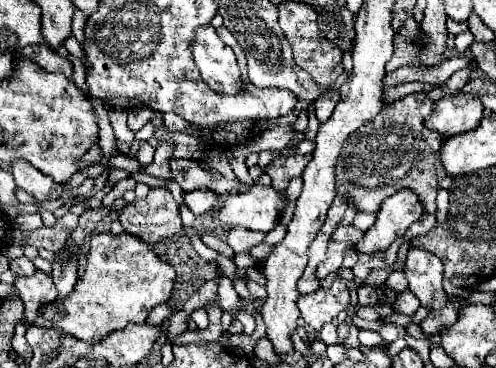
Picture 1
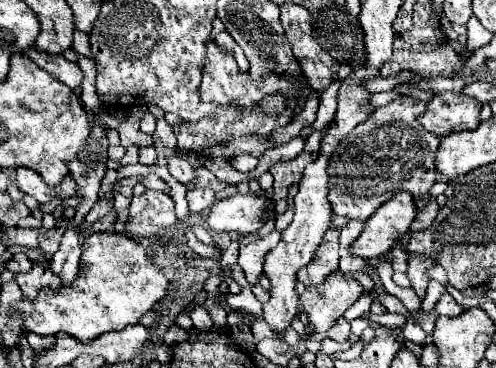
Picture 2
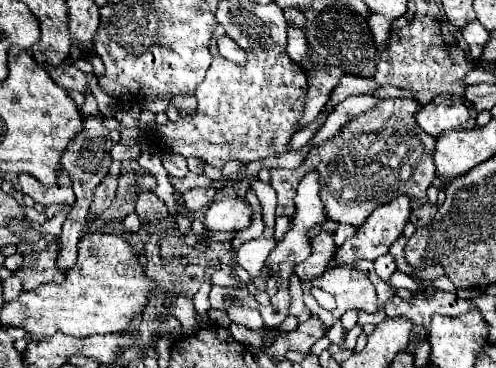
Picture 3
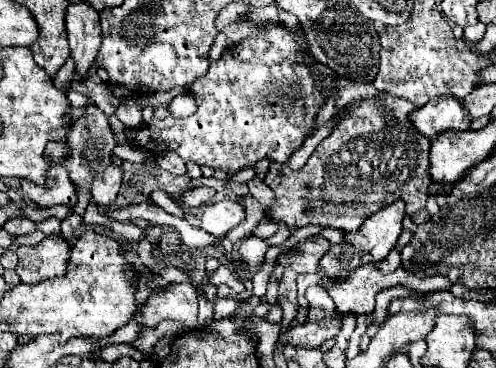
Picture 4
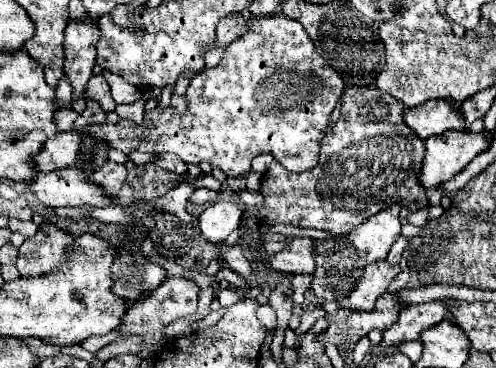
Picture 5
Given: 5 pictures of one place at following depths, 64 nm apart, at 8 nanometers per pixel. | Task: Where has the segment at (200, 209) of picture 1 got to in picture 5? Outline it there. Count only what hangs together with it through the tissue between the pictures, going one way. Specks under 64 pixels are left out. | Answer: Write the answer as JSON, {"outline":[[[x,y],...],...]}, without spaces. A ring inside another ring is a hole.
{"outline":[[[198,188],[190,194],[192,204],[208,204],[208,202],[214,202],[216,198],[218,198],[218,192],[208,190],[208,188]]]}

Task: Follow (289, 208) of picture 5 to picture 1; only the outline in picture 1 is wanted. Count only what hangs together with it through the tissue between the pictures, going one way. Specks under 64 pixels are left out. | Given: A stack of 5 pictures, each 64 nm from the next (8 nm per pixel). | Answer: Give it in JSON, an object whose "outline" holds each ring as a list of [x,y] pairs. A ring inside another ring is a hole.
{"outline":[[[426,92],[408,94],[380,110],[376,120],[360,126],[346,142],[336,162],[336,192],[350,194],[358,212],[378,212],[380,204],[402,188],[412,188],[428,214],[436,216],[436,160],[442,148],[442,136],[424,126],[424,118],[434,112],[434,100]],[[288,154],[288,156],[280,156],[272,164],[268,164],[264,168],[264,172],[272,178],[274,188],[286,188],[288,182],[290,182],[290,178],[302,174],[302,170],[304,170],[306,164],[308,164],[308,156]]]}

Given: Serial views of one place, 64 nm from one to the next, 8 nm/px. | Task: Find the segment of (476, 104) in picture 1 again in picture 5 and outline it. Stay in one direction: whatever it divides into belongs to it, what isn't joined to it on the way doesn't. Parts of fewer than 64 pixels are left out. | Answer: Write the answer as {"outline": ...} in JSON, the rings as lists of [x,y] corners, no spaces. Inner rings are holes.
{"outline":[[[428,100],[404,112],[404,122],[422,138],[444,134],[448,130],[466,130],[460,104],[452,100]]]}

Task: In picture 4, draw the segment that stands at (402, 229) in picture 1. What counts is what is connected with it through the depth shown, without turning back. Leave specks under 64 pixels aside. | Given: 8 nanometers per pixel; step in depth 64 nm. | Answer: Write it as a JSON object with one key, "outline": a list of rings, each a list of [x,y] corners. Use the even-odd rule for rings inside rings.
{"outline":[[[396,200],[394,204],[388,204],[388,208],[382,208],[380,212],[372,214],[364,224],[356,230],[346,234],[346,238],[340,244],[332,244],[330,250],[324,254],[324,260],[320,260],[320,270],[326,276],[344,276],[344,272],[350,272],[350,268],[358,268],[362,264],[374,264],[388,256],[388,252],[394,248],[400,232],[402,232],[402,220],[406,216],[406,204],[402,200]]]}

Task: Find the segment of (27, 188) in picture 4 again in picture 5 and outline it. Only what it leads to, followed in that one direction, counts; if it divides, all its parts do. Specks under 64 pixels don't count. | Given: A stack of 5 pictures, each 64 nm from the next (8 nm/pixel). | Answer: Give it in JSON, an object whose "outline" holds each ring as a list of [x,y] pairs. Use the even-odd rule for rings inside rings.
{"outline":[[[62,168],[54,172],[40,172],[40,180],[28,184],[32,194],[44,206],[110,206],[110,198],[102,192],[102,188],[94,186],[94,182],[84,176],[78,168]]]}

